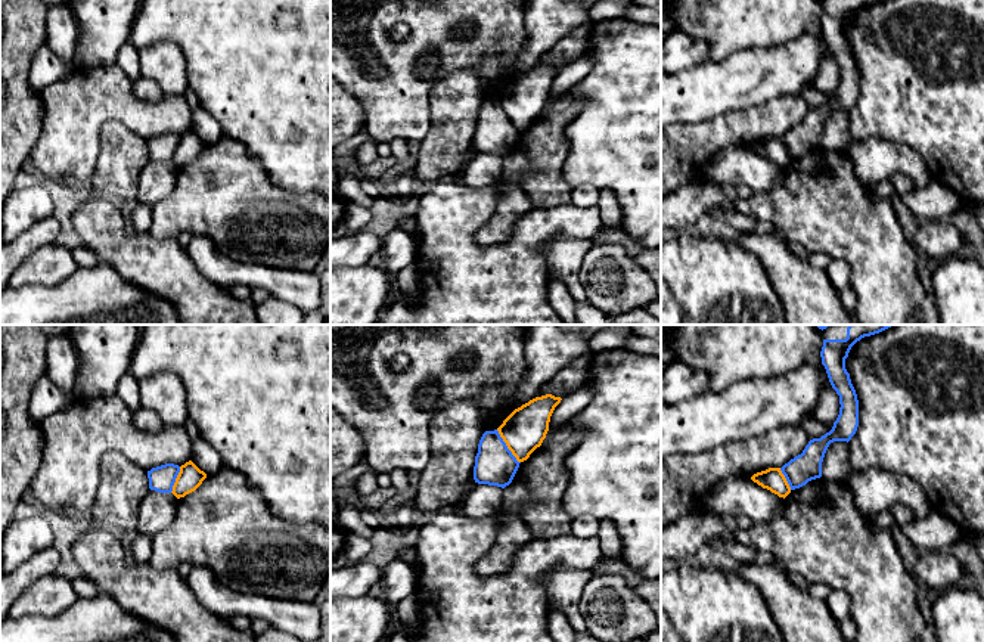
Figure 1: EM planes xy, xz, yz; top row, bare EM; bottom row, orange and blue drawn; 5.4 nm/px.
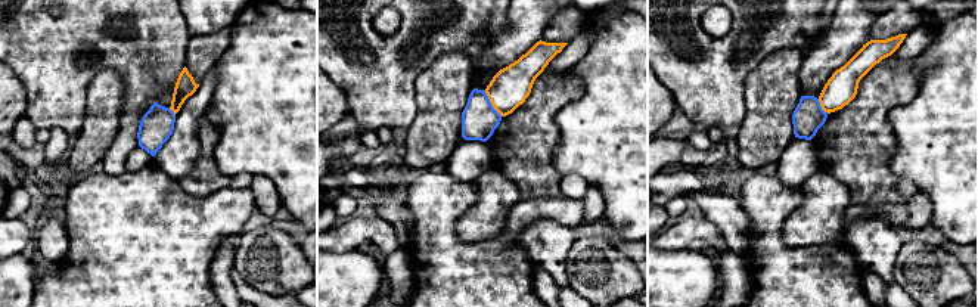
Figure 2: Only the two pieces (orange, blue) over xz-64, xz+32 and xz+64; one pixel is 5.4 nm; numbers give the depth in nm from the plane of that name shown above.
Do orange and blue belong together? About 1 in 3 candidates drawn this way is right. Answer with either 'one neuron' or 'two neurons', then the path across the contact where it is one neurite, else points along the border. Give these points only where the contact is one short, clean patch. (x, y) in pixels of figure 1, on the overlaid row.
two neurons | along xz (496, 430), (520, 462)

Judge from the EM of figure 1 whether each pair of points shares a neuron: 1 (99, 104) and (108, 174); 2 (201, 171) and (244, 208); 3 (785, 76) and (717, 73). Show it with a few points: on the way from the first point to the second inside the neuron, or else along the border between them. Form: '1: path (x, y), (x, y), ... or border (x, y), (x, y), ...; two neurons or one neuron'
1: border (136, 132), (106, 121), (96, 160); two neurons
2: path (211, 182), (233, 202); one neuron
3: path (769, 68), (766, 67), (759, 73), (733, 73); one neuron

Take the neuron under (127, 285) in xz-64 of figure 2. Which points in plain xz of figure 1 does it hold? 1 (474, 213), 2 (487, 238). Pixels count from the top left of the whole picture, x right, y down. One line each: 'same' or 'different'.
1: same
2: different

